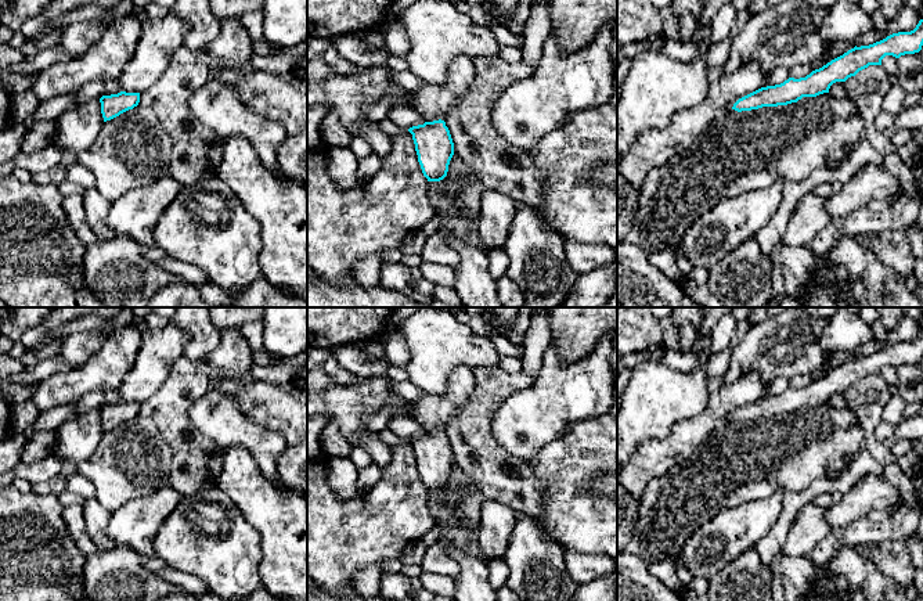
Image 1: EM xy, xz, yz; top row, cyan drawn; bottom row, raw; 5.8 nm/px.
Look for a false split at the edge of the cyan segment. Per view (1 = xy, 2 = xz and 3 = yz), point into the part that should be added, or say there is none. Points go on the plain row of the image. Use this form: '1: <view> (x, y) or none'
1: none
2: none
3: none

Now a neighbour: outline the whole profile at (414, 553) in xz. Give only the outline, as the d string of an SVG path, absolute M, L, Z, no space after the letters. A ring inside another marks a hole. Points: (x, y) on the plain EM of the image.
M415 540L404 548L400 559L404 565L422 565L426 548L422 540Z

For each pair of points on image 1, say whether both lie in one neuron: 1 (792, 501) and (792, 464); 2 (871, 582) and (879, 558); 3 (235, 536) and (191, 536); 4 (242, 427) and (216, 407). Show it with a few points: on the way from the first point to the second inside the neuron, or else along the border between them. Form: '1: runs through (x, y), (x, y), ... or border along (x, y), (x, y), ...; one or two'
1: border along (822, 478), (814, 479), (801, 489), (788, 492); two
2: border along (853, 547), (897, 586); two
3: runs through (224, 540), (212, 540), (202, 536); one
4: runs through (235, 427), (223, 414); one

